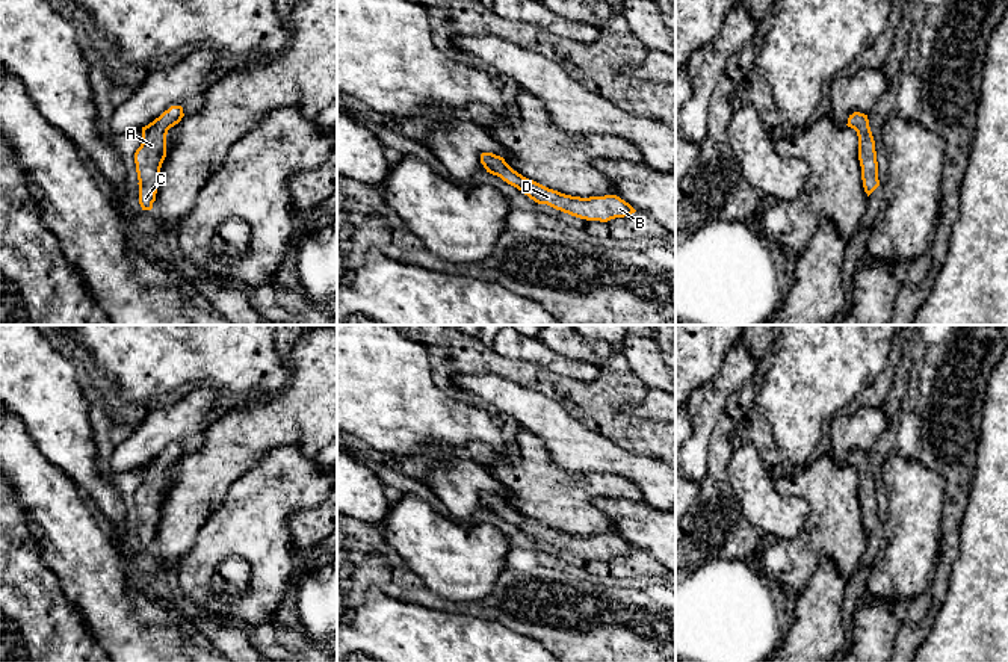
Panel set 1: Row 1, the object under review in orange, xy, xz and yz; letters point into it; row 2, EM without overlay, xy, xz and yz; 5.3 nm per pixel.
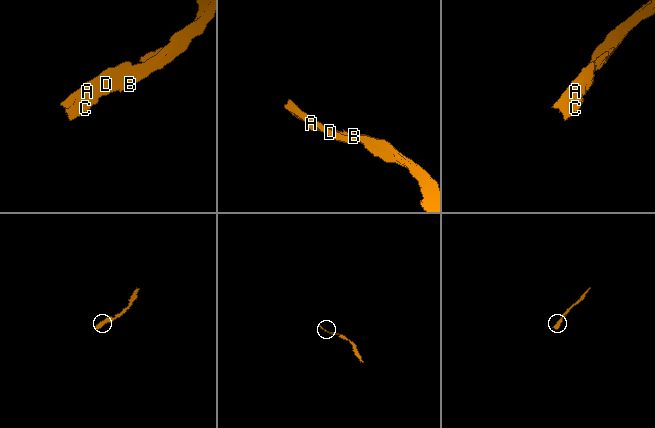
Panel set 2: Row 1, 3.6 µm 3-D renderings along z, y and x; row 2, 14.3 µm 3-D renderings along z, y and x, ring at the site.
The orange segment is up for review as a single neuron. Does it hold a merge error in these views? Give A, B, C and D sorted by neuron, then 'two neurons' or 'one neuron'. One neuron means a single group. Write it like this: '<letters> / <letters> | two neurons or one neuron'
A B C D | one neuron

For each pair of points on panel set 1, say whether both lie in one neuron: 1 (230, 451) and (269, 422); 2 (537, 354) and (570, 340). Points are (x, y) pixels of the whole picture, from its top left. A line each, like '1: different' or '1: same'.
1: same
2: different

